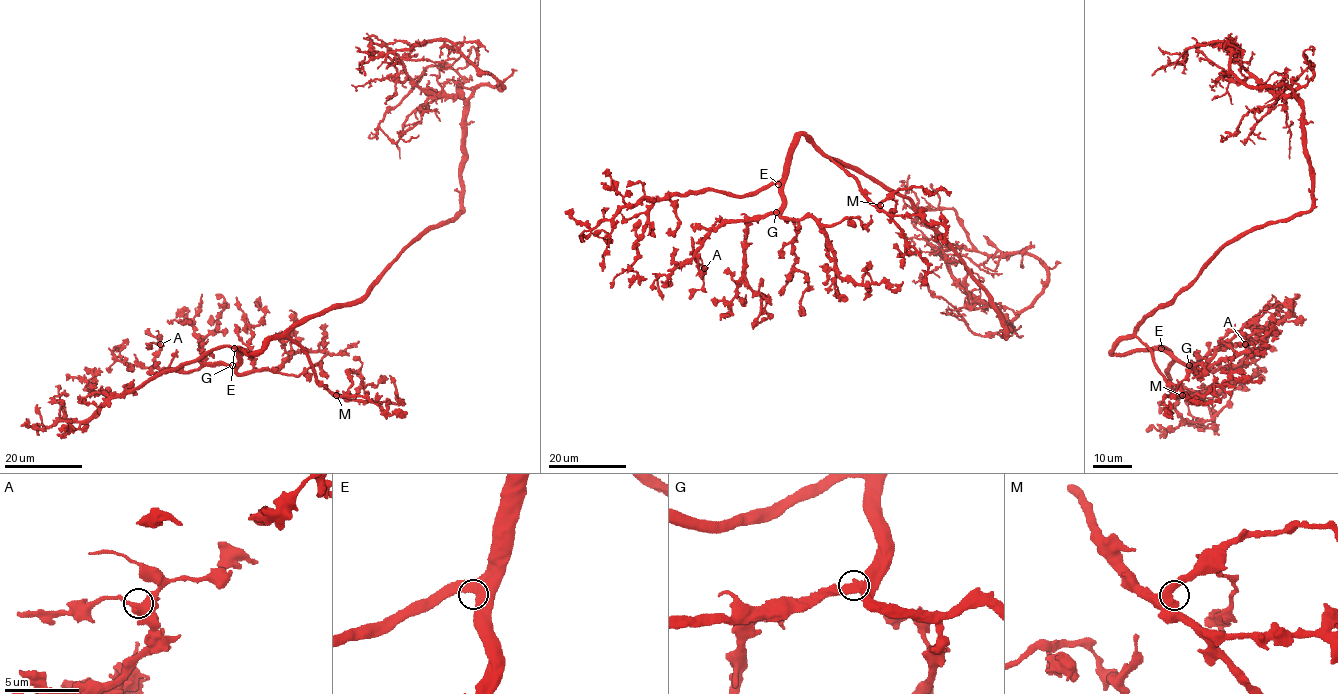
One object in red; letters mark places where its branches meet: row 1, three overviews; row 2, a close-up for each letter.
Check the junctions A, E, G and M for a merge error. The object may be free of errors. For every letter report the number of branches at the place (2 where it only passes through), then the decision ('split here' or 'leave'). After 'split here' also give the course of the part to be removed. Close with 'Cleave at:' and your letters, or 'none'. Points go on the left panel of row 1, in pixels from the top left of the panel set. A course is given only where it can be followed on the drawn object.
A: 2 | leave
E: 2 | leave
G: 2 | leave
M: 2 | leave
Cleave at: none

